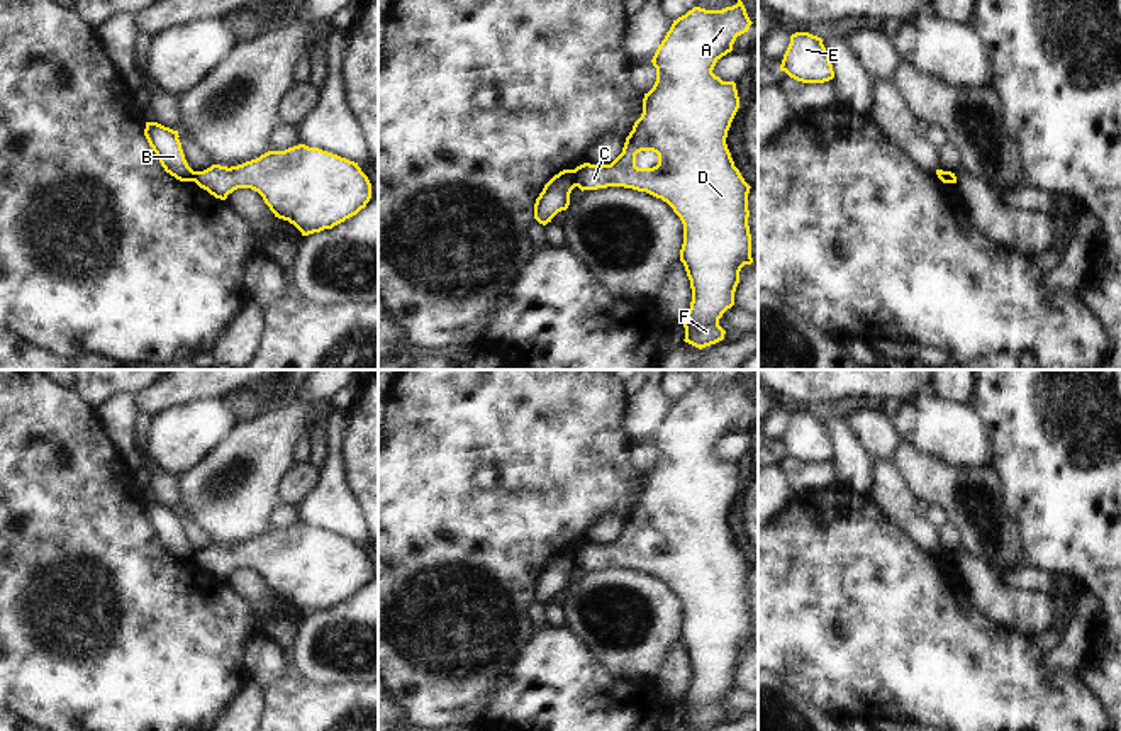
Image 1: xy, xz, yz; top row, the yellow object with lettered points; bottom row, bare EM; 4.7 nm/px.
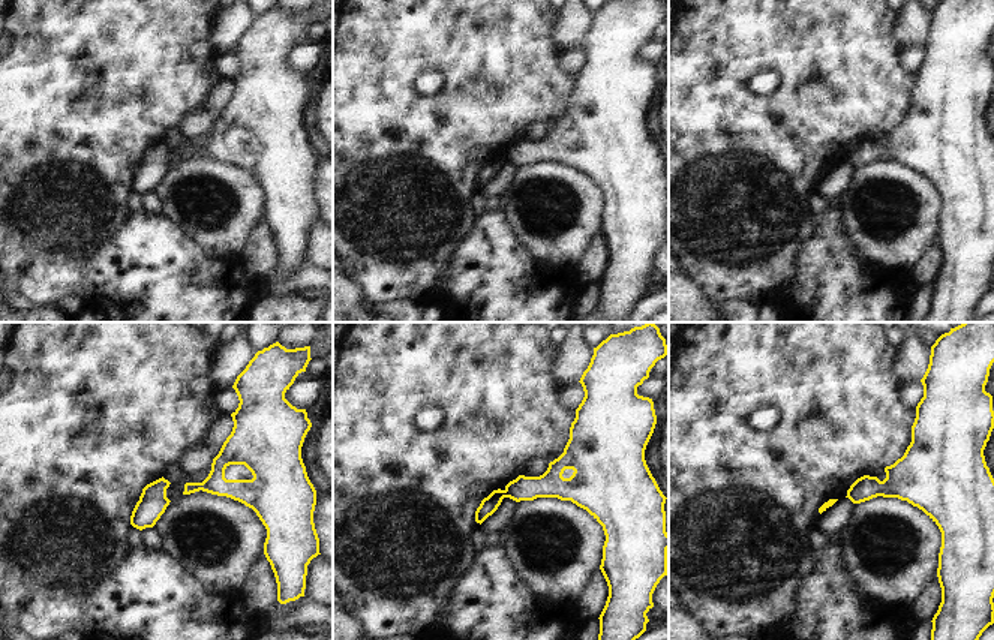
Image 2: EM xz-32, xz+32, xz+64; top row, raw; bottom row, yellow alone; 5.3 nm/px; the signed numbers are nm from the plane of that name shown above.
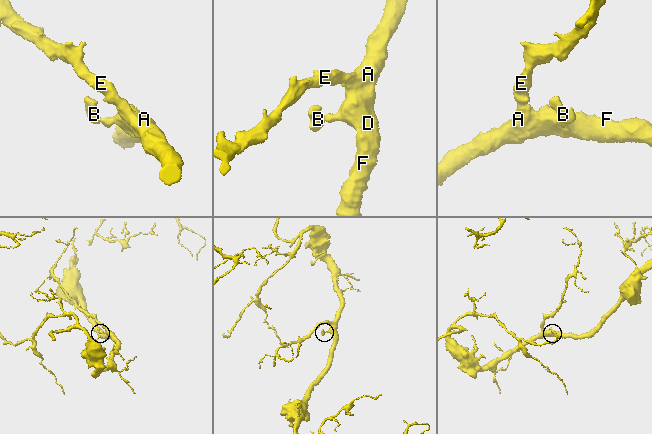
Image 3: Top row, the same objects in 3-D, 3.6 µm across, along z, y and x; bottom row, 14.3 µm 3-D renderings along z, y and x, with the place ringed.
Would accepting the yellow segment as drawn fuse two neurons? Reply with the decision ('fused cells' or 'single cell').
fused cells

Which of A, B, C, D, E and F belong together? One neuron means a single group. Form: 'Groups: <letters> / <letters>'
Groups: A C D E F / B.

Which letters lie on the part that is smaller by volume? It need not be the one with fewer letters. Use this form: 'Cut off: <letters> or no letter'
Cut off: B

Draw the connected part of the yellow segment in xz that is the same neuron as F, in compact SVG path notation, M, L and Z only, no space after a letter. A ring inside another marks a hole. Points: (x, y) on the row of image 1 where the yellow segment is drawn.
M741 0L722 10L694 7L673 20L651 63L656 81L644 93L643 114L626 137L622 153L611 165L583 163L573 170L575 187L597 190L624 187L646 192L666 202L683 224L680 261L692 288L692 302L683 317L685 343L702 349L724 339L719 326L722 314L734 305L739 271L751 265L751 234L748 226L750 185L734 166L726 144L728 131L739 109L734 81L712 73L716 63L733 51L738 36L748 32L750 20ZM653 151L658 165L638 168L636 154Z

